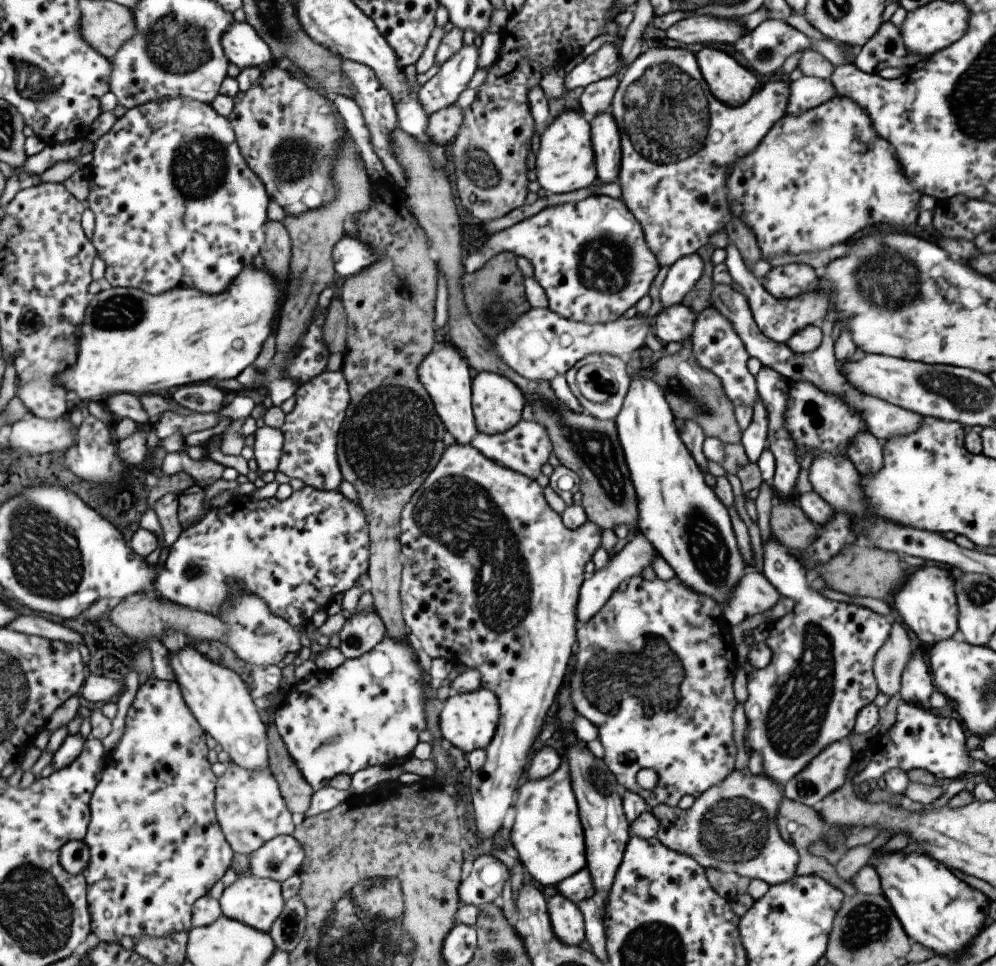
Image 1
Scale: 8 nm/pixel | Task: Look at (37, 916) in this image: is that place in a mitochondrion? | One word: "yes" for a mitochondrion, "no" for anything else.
yes

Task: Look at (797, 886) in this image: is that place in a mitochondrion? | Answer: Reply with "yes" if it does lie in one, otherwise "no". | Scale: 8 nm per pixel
no

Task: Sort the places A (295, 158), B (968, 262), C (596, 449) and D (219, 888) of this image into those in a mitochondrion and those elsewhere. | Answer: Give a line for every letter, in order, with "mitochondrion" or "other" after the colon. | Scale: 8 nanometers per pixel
A: mitochondrion
B: other
C: mitochondrion
D: other

